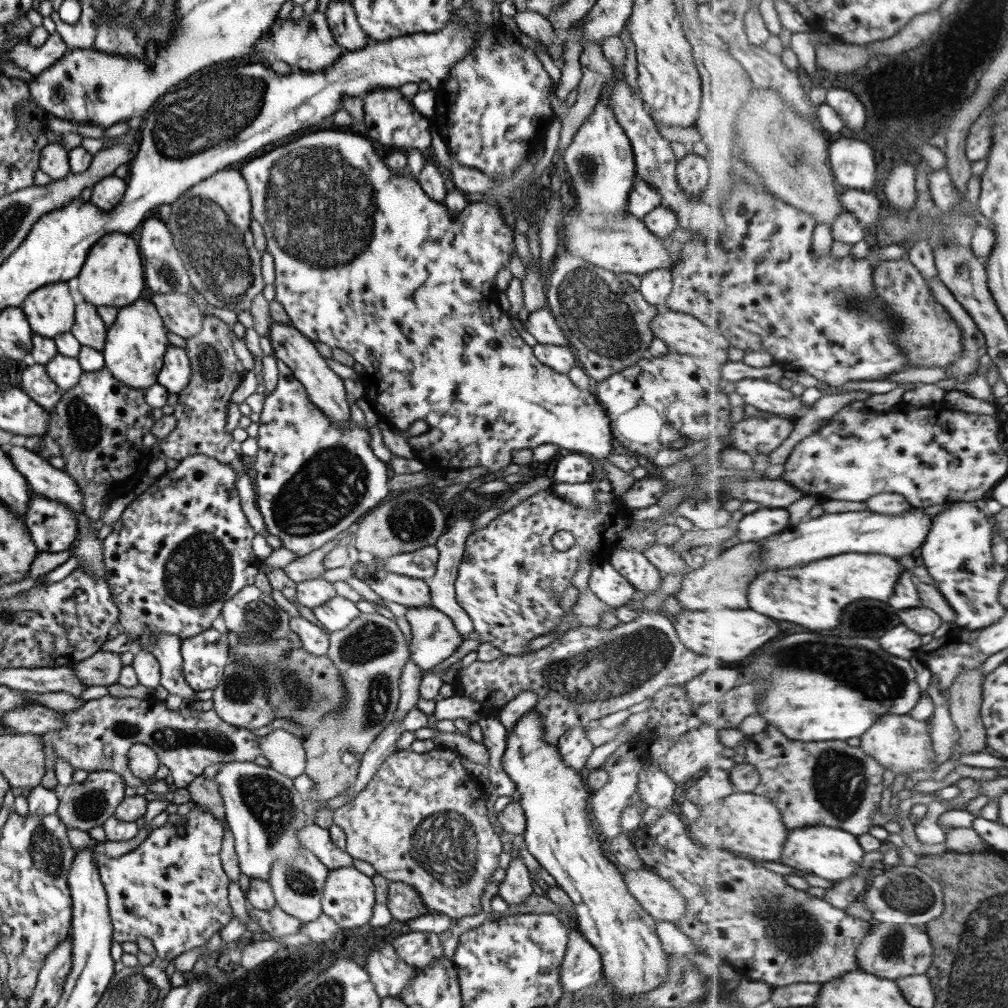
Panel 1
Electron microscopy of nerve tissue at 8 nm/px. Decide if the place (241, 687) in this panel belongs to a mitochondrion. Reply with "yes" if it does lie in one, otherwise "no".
yes

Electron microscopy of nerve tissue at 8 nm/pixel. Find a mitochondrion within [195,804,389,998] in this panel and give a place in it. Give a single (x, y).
(303, 882)

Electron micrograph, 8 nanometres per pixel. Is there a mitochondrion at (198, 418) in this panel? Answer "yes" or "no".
no

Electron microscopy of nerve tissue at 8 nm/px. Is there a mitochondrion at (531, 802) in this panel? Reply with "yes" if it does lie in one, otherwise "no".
no

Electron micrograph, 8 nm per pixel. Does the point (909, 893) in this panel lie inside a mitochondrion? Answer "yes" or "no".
yes

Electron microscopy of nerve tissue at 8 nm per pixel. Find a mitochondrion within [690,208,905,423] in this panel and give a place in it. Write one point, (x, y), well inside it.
(855, 303)

